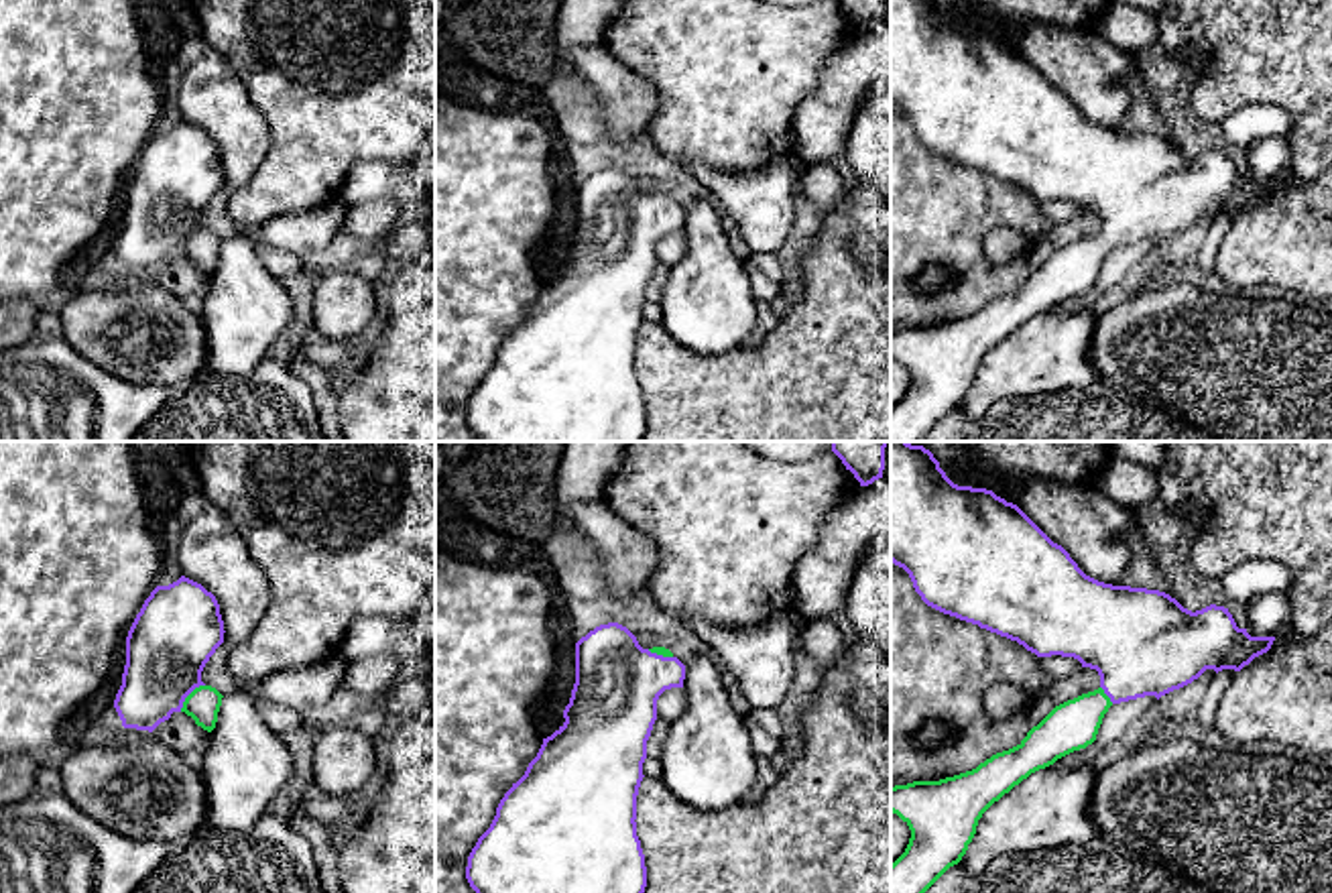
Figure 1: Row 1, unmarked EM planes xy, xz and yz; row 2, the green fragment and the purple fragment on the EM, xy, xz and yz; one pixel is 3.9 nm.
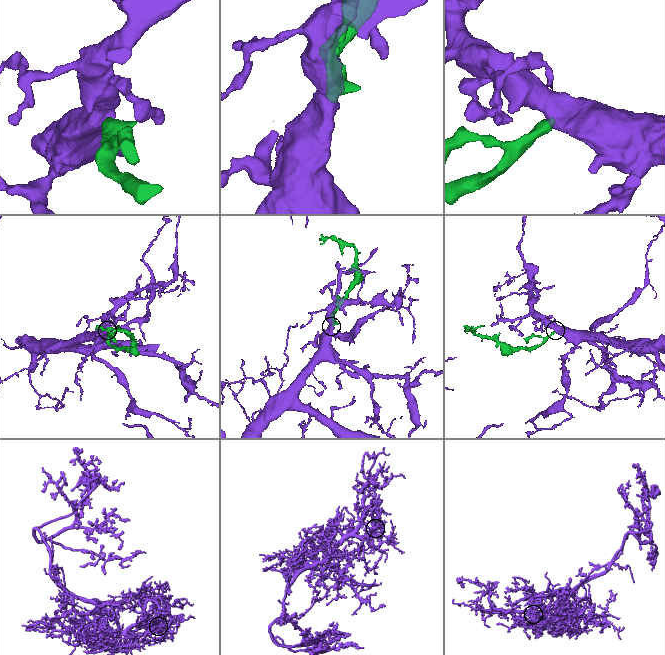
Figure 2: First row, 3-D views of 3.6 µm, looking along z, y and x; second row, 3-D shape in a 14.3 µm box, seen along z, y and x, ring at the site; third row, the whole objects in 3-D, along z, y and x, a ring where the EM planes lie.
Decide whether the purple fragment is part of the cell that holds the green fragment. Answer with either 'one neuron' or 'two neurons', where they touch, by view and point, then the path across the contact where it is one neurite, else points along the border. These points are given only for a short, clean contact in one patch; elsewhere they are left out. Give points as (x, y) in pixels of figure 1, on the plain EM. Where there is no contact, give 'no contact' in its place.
one neuron; contact xy (188, 241); way xy (202, 249), (188, 241), (173, 226), (173, 180)

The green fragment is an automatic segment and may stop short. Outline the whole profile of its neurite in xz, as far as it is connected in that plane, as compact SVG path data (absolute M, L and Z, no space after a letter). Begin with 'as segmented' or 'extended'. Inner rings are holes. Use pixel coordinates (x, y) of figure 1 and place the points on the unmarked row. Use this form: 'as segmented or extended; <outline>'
extended; M618 167L600 169L576 187L576 228L563 254L565 266L547 283L529 307L525 319L512 328L496 352L490 372L478 382L468 401L466 423L478 441L643 441L647 411L637 380L637 340L643 325L647 285L657 264L657 244L665 234L683 232L685 210L665 191L643 193L637 181Z

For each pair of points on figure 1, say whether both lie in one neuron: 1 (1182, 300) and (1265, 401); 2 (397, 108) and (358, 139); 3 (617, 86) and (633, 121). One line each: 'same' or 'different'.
1: same
2: same
3: same

